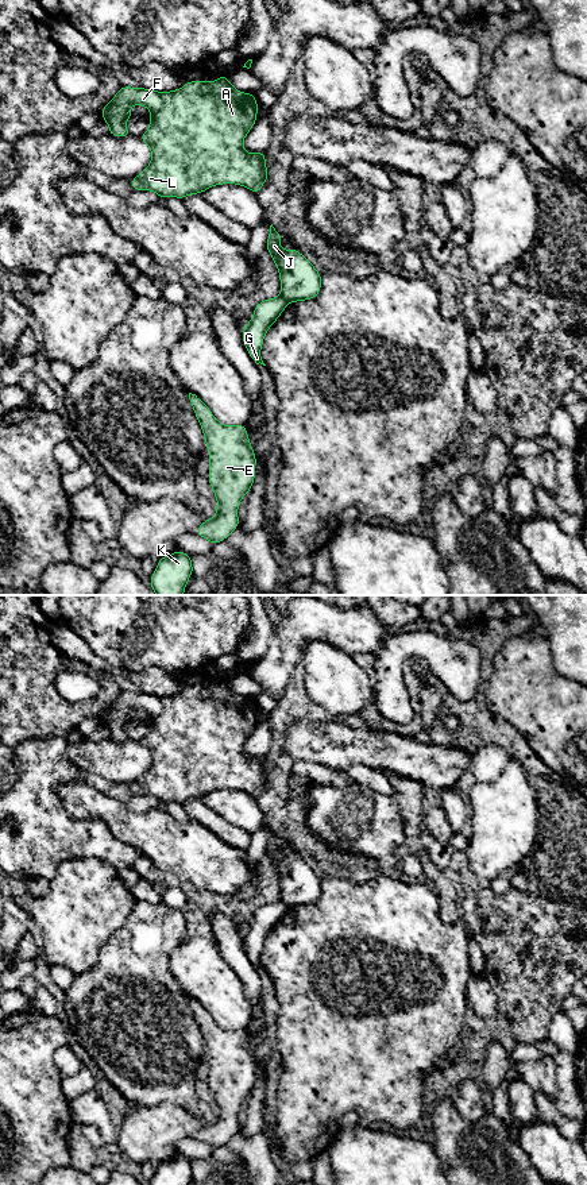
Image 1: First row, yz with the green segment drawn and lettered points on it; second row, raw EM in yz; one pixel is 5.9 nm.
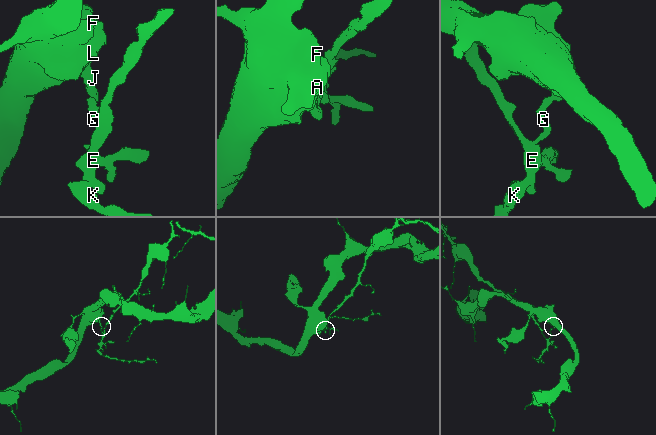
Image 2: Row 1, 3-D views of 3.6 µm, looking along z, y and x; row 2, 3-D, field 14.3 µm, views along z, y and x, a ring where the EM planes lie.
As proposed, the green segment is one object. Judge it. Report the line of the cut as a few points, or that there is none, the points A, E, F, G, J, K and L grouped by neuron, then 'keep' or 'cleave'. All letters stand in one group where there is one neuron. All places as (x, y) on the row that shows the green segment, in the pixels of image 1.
cut in yz along (281, 294), (289, 302); A F J L / E G K; cleave

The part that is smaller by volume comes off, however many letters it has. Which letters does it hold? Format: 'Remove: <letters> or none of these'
Remove: E, G, K

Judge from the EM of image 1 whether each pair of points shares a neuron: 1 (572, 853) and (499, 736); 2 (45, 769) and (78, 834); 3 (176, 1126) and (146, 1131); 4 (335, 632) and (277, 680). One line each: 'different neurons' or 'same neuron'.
1: same neuron
2: same neuron
3: same neuron
4: same neuron

